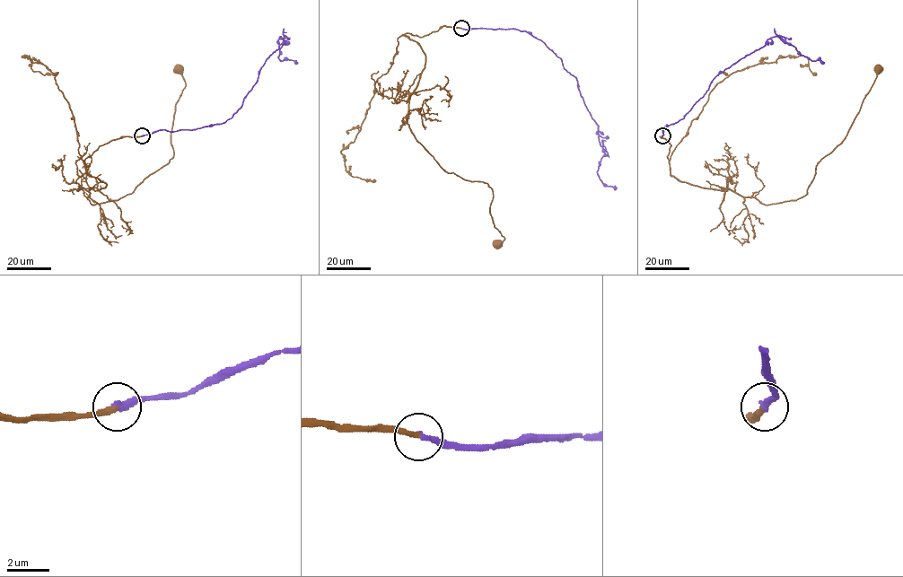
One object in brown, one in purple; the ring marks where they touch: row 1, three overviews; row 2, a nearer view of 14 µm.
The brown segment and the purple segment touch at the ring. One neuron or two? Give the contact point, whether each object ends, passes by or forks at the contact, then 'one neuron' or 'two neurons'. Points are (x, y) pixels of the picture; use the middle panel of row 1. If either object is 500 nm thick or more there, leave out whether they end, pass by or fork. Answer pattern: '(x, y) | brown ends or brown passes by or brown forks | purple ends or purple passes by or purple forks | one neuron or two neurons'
(461, 28) | brown ends | purple ends | one neuron

